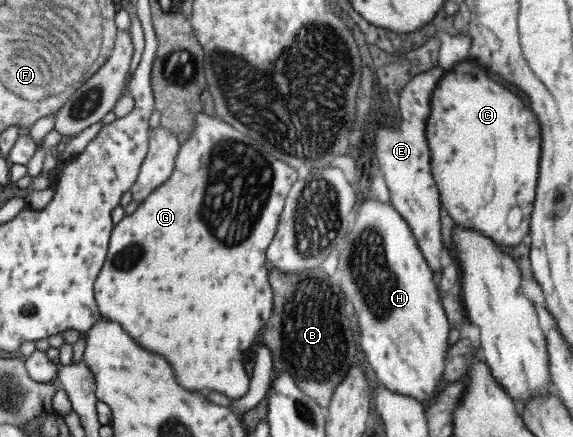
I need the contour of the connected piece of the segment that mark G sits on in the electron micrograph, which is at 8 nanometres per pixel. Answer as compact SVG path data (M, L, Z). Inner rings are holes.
M195 114L193 117L194 129L191 130L191 134L186 142L184 142L179 148L174 170L172 174L169 176L167 181L164 181L163 184L160 185L159 188L154 189L141 203L139 203L138 208L131 215L125 216L119 223L114 225L113 231L110 235L110 240L108 243L108 252L105 264L100 269L99 275L97 276L96 282L94 283L94 298L96 299L96 304L98 305L98 310L100 311L101 316L105 316L108 320L119 323L143 349L147 349L150 352L155 352L156 354L163 355L167 361L169 361L169 365L173 365L173 371L175 371L175 377L177 377L177 383L184 387L187 390L211 390L214 392L223 393L231 400L243 397L249 389L250 386L250 378L247 376L245 372L245 367L243 364L247 361L248 356L250 354L250 349L252 347L253 340L258 336L260 330L264 327L273 311L273 290L268 280L268 259L266 255L266 249L268 245L271 243L271 237L275 235L275 227L277 227L277 223L279 223L279 215L283 213L283 205L285 205L285 199L287 199L287 193L289 193L289 189L291 189L291 185L293 185L293 181L297 179L297 171L293 169L293 167L289 167L287 163L283 163L283 161L277 161L275 157L269 157L269 153L265 153L261 147L257 147L257 143L255 143L255 149L251 149L251 139L247 137L247 135L243 135L237 131L232 125L223 122L221 119L215 117L213 119L212 115L205 114Z

